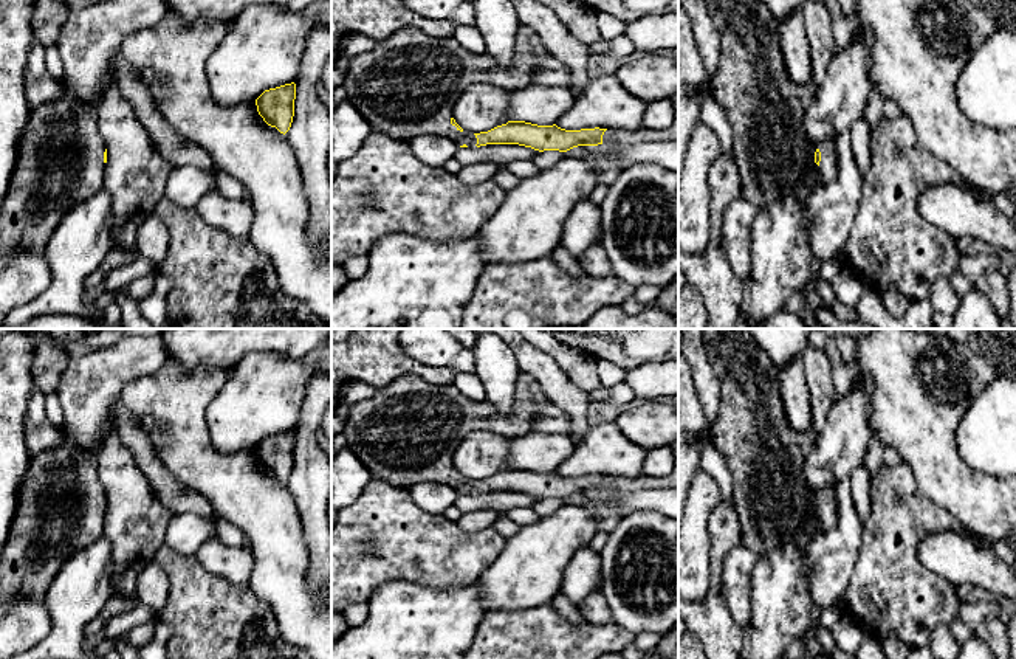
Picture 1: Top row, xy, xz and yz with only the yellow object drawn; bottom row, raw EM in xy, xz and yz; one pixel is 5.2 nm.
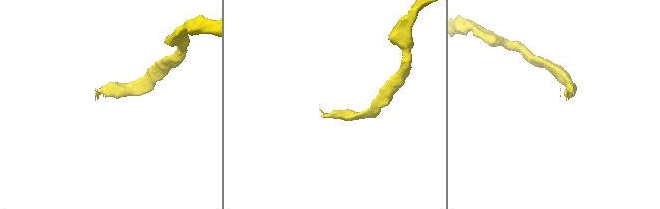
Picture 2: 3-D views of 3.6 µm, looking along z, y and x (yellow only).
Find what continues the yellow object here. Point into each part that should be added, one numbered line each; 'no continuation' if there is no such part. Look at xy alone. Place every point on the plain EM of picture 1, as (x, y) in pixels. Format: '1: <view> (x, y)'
1: xy (61, 510)

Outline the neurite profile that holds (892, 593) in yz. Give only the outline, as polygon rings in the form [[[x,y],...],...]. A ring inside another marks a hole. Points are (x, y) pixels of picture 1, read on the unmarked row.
[[[904,462],[881,465],[870,481],[870,513],[864,521],[858,563],[852,581],[841,594],[846,614],[875,640],[894,636],[911,650],[929,647],[934,631],[959,617],[962,599],[956,586],[929,571],[918,557],[923,538],[940,530],[963,532],[965,527],[922,493]]]

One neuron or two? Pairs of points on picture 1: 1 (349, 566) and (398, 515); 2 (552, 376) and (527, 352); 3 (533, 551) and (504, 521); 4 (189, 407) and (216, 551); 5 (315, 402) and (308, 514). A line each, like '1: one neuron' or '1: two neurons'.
1: one neuron
2: one neuron
3: two neurons
4: two neurons
5: one neuron

